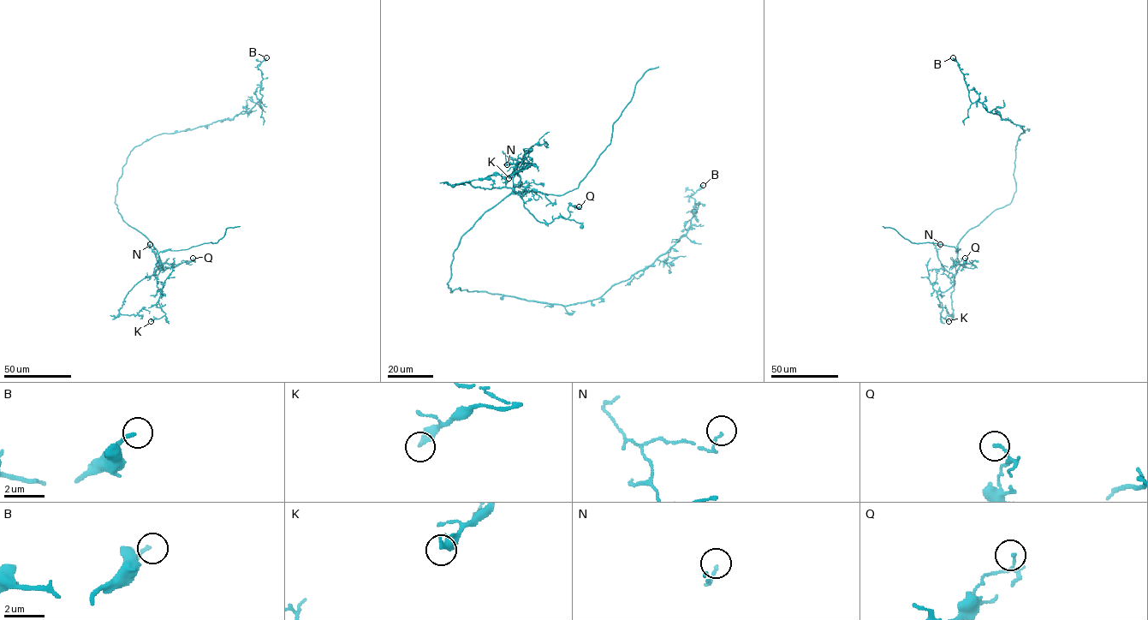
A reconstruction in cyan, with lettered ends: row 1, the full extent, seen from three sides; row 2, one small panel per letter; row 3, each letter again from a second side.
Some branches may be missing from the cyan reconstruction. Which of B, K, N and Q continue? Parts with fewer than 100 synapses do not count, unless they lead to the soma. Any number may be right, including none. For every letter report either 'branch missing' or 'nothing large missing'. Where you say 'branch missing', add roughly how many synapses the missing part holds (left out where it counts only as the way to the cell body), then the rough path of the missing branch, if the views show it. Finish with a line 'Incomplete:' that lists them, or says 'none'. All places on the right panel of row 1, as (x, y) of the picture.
B: nothing large missing
K: nothing large missing
N: nothing large missing
Q: nothing large missing
Incomplete: none

